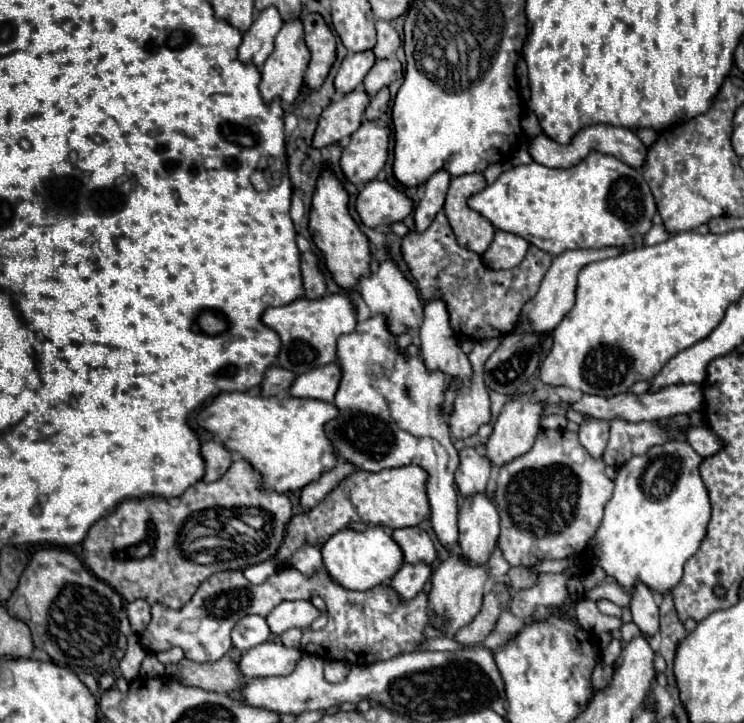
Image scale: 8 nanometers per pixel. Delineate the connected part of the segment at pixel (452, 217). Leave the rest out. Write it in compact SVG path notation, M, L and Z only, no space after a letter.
M480 173L452 177L446 193L446 203L444 203L444 213L450 221L456 241L468 251L474 251L478 255L482 255L488 249L496 229L480 213L472 211L466 205L466 199L482 191L484 187L486 187L486 181Z

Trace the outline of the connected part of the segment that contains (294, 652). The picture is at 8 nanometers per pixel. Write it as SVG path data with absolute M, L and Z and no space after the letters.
M266 641L242 653L242 659L238 661L238 671L246 679L288 675L294 671L300 657L300 649L286 649L278 641Z

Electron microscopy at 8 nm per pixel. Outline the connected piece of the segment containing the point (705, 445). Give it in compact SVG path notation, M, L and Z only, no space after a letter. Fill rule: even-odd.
M690 427L684 431L684 435L692 449L702 457L710 457L722 447L722 441L708 427Z

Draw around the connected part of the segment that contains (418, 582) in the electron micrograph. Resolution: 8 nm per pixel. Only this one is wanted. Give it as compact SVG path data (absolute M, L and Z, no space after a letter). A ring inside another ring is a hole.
M402 563L400 571L390 579L390 587L396 591L398 599L402 603L414 599L422 589L424 589L424 583L430 579L430 567L426 563L416 563L416 565L410 565L410 563Z

